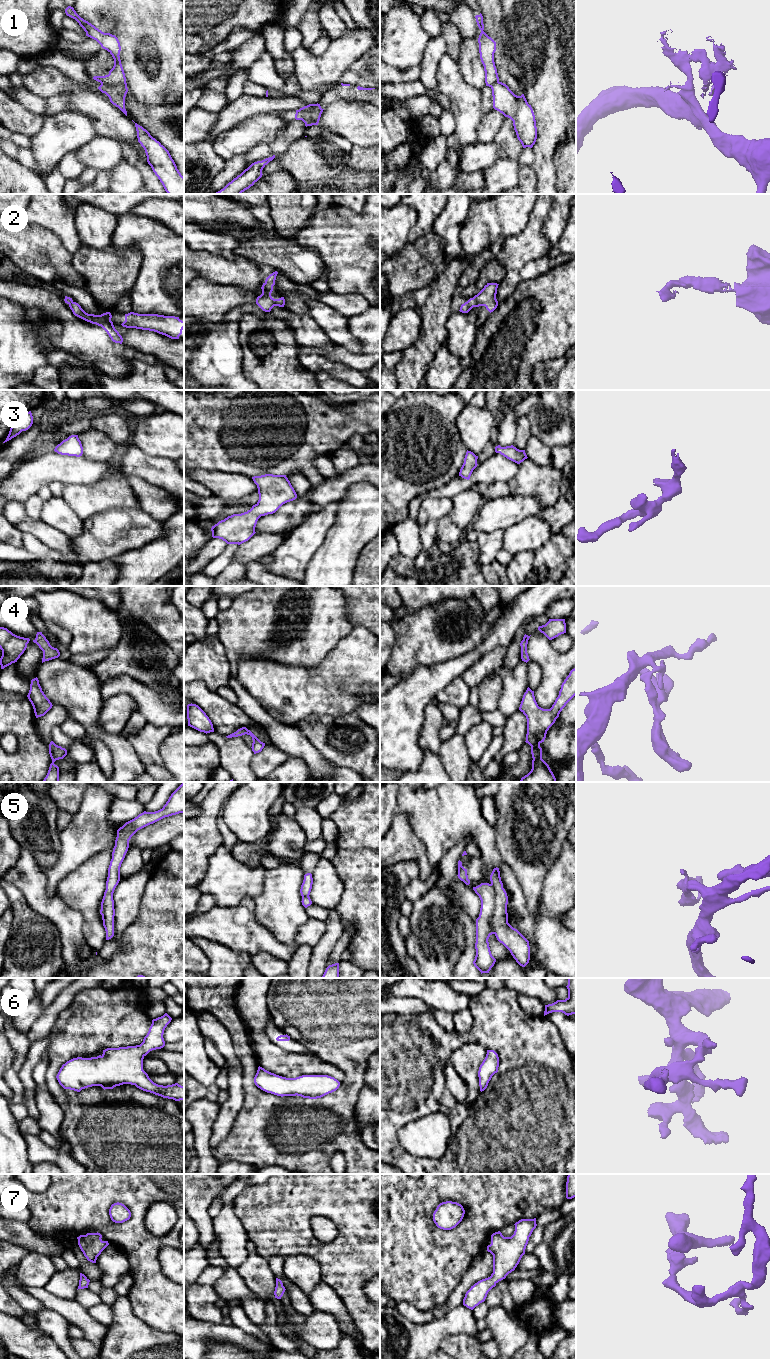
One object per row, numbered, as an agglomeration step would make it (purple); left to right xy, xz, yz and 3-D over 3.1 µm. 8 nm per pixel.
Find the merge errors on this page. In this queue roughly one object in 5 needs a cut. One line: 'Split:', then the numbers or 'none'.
Split: 1

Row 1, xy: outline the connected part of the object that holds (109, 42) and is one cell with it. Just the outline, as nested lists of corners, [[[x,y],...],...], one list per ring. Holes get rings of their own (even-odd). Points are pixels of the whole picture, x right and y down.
[[[73,7],[65,9],[67,16],[75,19],[86,32],[86,36],[96,40],[103,49],[107,50],[114,59],[114,66],[105,76],[94,76],[93,79],[105,85],[125,85],[126,77],[120,60],[121,46],[118,38],[110,33],[104,33],[88,21],[81,18]]]

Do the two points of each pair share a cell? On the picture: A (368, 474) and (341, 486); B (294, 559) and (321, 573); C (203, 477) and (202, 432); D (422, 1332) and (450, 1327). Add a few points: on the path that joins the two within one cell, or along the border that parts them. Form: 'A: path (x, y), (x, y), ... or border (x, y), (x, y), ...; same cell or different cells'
A: path (361, 474), (354, 475), (348, 479); same cell
B: border (320, 546), (308, 562), (304, 575); different cells
C: border (194, 469), (219, 469), (226, 472); different cells
D: path (429, 1332), (443, 1327); same cell

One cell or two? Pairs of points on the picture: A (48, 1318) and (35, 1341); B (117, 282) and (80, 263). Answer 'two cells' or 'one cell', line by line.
A: two cells
B: one cell

